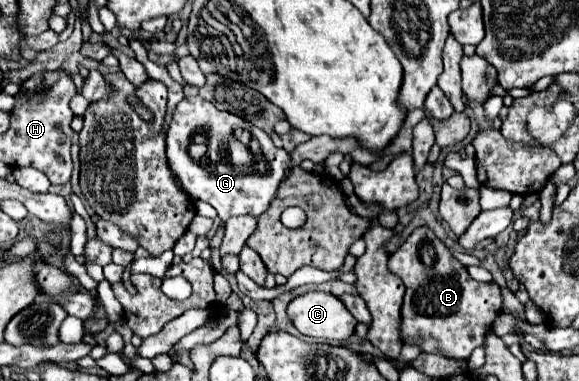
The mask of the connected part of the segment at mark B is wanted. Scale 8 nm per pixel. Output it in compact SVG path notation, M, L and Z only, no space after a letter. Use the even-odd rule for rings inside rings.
M428 225L416 227L400 249L390 255L388 269L406 285L400 317L400 337L404 345L418 345L422 353L436 353L454 361L464 361L484 343L484 333L492 327L502 309L500 287L494 281L474 281L466 267L452 257L446 243L440 241ZM424 245L434 247L436 259L432 265L422 263L420 247Z

